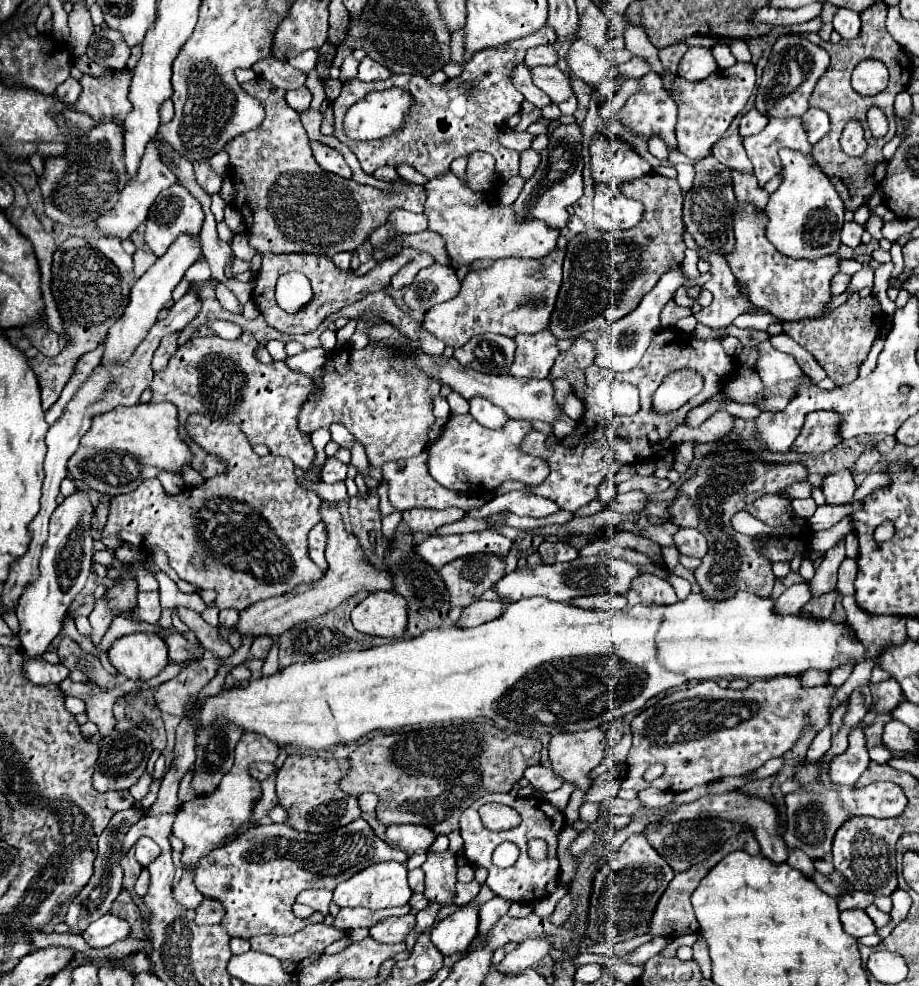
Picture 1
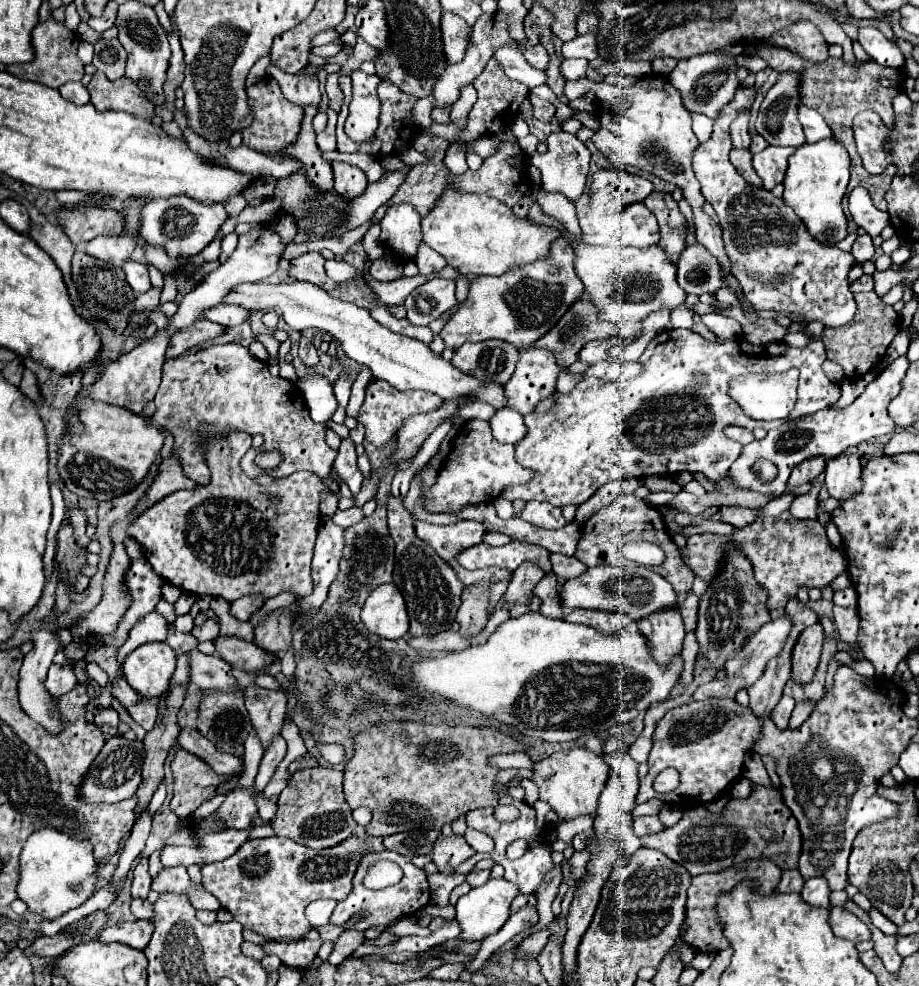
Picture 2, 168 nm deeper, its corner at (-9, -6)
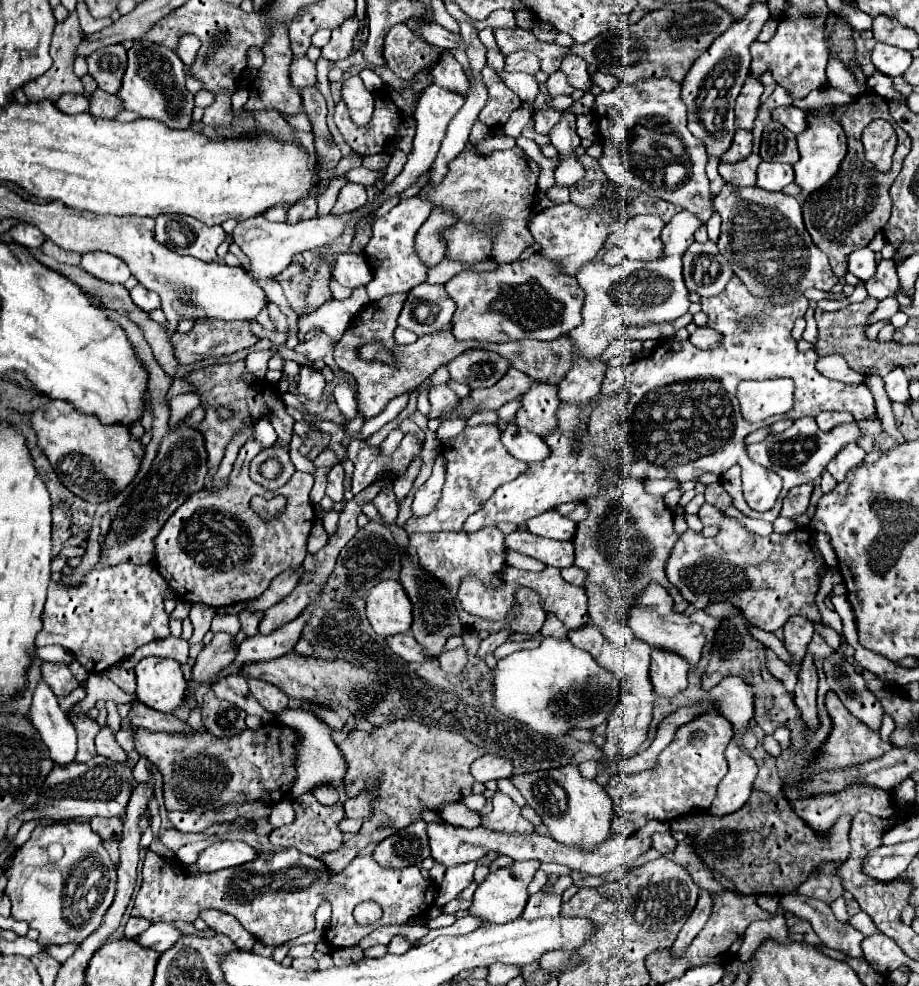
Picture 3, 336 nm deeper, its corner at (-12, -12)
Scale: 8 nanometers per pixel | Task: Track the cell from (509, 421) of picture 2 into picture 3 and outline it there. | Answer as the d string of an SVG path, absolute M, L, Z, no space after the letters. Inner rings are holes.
M508 425L500 439L504 447L524 463L536 463L548 457L548 445L544 443L544 439L518 425Z

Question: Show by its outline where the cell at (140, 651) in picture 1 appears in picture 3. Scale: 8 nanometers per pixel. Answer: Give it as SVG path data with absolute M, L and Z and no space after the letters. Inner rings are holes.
M144 657L136 665L136 679L138 679L138 701L146 707L152 707L162 713L172 713L176 707L184 703L186 697L186 679L182 677L180 663L174 659L162 659L162 657Z

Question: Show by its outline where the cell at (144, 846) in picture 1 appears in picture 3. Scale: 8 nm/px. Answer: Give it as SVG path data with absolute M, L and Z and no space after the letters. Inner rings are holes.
M218 841L200 853L198 869L208 873L226 867L236 867L256 859L256 855L258 851L246 845L244 841Z

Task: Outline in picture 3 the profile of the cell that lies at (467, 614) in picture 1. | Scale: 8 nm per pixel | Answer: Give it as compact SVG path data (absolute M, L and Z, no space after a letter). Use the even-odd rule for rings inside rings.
M410 633L390 635L386 637L386 645L392 649L392 653L402 657L404 661L416 661L416 663L428 661L428 657L424 655L424 649L416 643L416 639Z

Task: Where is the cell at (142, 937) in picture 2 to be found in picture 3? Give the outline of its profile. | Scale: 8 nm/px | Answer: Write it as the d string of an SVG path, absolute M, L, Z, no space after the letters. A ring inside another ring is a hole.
M154 923L136 939L136 943L158 953L164 953L168 951L168 947L172 947L172 943L176 943L176 939L180 939L180 935L182 933L172 923Z

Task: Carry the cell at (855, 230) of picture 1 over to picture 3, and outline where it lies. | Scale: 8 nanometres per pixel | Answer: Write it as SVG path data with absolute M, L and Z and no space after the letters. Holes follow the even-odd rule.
M864 247L864 249L860 249L860 251L854 251L852 255L850 255L850 259L848 259L848 271L852 273L852 275L856 275L860 281L868 281L868 279L872 279L872 275L876 273L876 259L874 259L874 253L868 249L868 247Z

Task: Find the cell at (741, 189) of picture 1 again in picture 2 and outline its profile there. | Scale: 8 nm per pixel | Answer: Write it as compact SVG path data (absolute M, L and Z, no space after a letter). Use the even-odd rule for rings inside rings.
M731 151L731 163L733 163L733 167L737 169L737 173L741 175L741 177L745 177L745 181L749 181L749 185L753 185L753 187L763 187L761 185L761 179L757 177L757 173L755 173L755 169L753 169L753 165L751 165L751 151Z

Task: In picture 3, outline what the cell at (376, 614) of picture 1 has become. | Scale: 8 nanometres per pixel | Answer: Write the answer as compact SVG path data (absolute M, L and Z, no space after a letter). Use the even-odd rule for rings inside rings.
M380 581L366 599L366 617L372 629L382 635L406 633L412 625L412 603L398 581Z

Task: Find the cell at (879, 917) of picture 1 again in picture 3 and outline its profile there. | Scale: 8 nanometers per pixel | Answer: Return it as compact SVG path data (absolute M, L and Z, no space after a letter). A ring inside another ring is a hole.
M864 911L856 913L854 917L850 917L848 923L852 923L852 927L856 927L856 929L858 929L860 933L864 933L864 935L874 935L874 933L878 933L876 925L872 923L872 919L870 919Z

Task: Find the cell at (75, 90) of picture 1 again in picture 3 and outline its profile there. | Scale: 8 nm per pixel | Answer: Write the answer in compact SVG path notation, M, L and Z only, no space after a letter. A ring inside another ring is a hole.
M68 93L68 95L62 95L56 101L56 107L60 111L68 113L68 115L76 115L76 113L86 113L90 103L88 103L88 99L84 95L72 95L72 93Z

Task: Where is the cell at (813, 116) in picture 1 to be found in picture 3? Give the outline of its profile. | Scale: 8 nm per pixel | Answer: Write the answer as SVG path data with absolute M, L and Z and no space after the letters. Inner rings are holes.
M776 107L772 109L772 119L782 123L792 133L802 133L806 129L806 111L798 107Z

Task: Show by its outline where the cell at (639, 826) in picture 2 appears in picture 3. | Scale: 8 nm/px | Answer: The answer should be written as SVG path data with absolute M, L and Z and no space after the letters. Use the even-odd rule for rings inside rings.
M656 833L652 837L652 843L654 843L654 849L660 851L660 853L668 853L668 851L674 851L678 841L670 835L670 833Z

